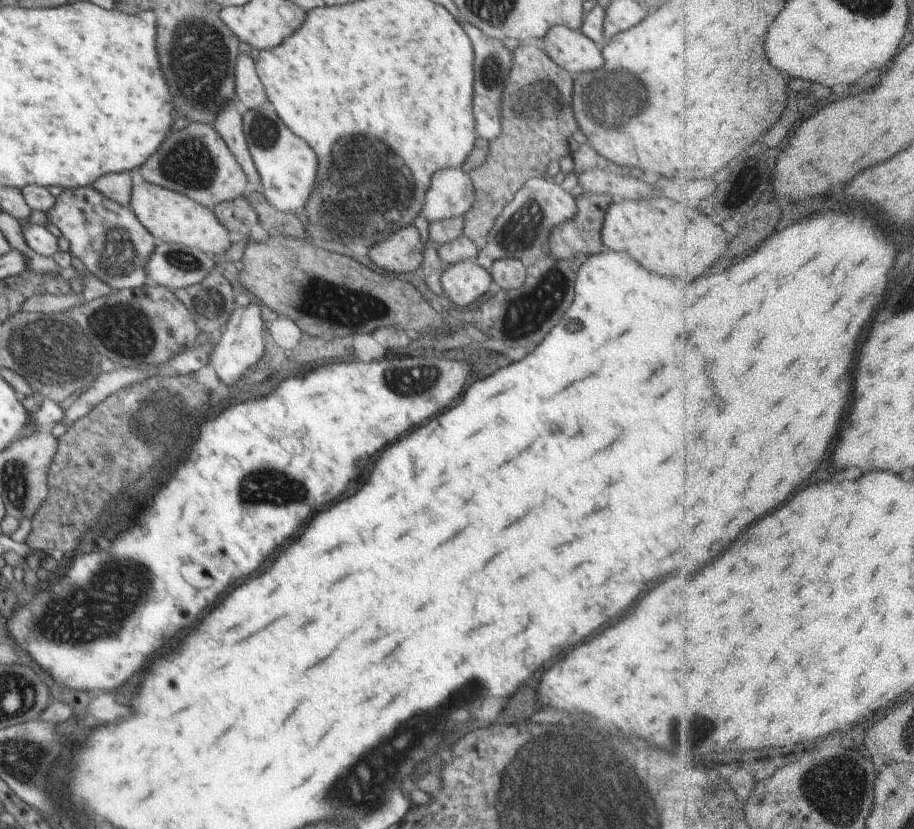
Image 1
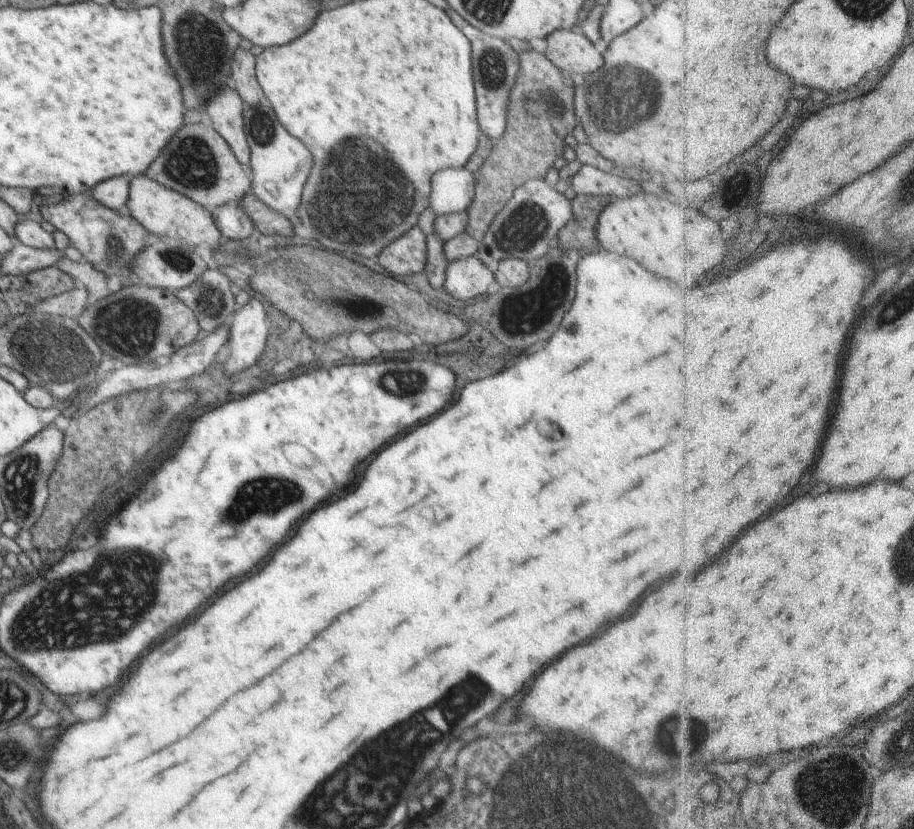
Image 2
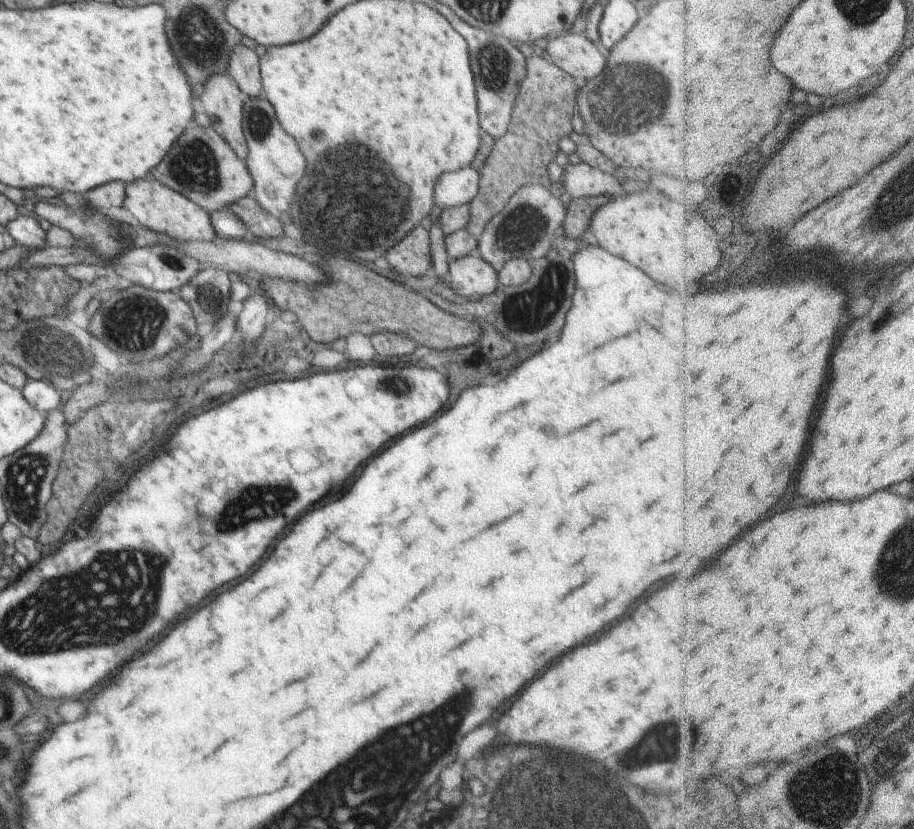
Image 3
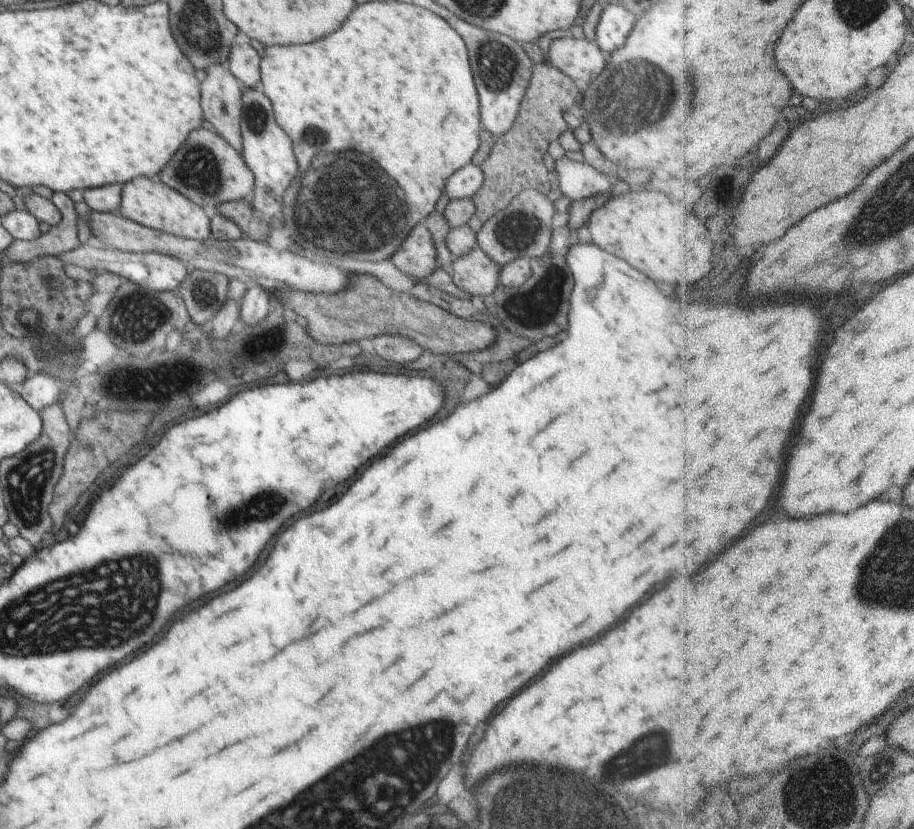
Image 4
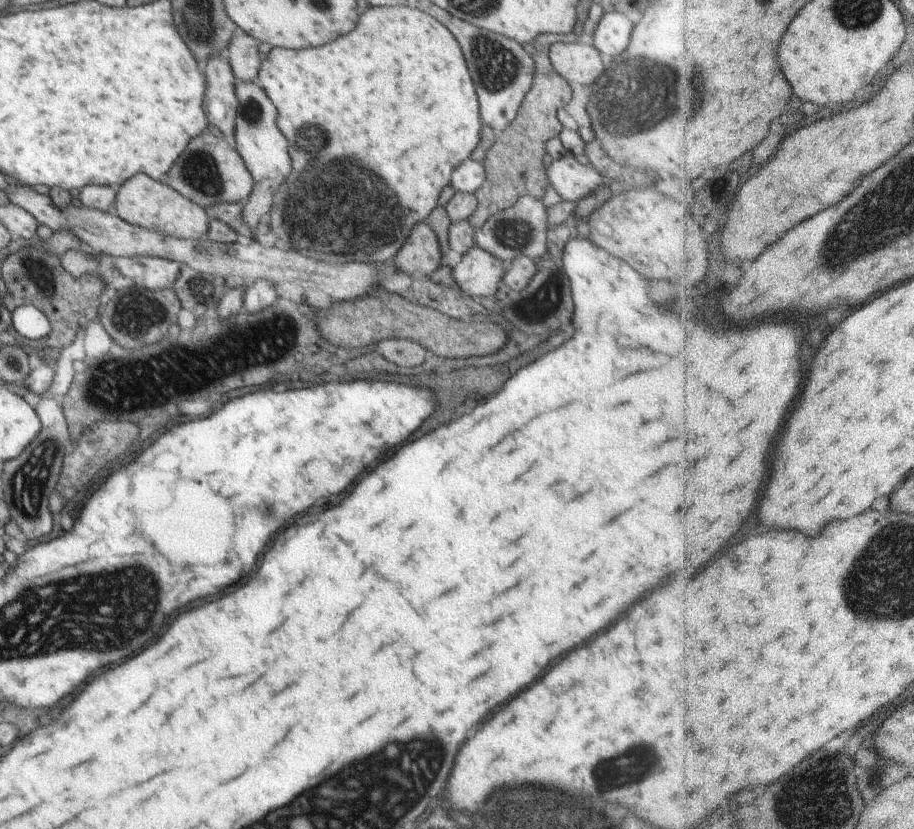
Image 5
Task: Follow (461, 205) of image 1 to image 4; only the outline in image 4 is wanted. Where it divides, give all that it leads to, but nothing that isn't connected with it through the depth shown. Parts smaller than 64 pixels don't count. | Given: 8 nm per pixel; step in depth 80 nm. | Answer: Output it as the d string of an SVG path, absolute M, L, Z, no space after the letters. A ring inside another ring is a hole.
M468 164L451 174L446 181L445 190L449 199L472 198L484 192L484 175L477 164Z

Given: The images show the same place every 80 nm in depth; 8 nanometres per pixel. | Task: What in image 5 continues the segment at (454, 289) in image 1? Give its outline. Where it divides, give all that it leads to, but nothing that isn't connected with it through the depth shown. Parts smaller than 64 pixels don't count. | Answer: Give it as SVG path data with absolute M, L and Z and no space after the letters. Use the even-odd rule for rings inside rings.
M474 246L453 268L453 278L464 293L474 298L492 296L498 290L509 265L492 253Z

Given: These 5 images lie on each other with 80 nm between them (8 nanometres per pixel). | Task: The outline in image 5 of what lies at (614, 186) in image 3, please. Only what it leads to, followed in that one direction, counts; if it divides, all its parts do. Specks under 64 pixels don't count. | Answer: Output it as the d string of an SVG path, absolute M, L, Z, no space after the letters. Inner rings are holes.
M575 156L553 159L546 176L562 200L578 201L592 191L598 190L610 179L602 176L591 165L581 164Z

